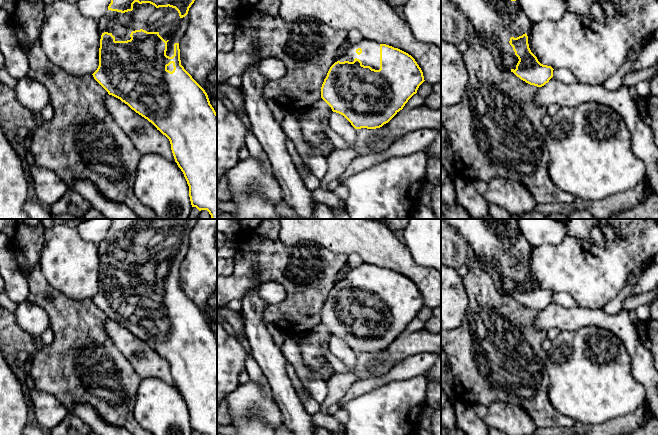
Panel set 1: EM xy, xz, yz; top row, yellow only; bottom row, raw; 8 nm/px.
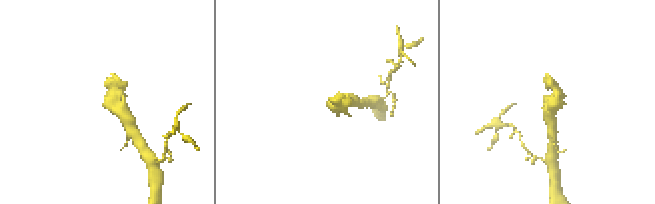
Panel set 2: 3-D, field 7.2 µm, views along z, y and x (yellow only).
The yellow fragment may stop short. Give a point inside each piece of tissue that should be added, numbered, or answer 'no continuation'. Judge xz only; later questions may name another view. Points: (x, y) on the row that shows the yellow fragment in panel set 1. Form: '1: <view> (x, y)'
1: xz (370, 56)

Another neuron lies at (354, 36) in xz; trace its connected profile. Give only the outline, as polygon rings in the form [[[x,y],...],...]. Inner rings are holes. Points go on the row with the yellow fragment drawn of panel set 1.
[[[350,30],[348,31],[348,42],[352,44],[357,44],[364,40],[363,35],[358,30]]]

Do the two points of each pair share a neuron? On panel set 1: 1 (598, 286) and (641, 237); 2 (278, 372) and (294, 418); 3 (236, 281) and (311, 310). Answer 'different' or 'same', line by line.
1: same
2: same
3: same

